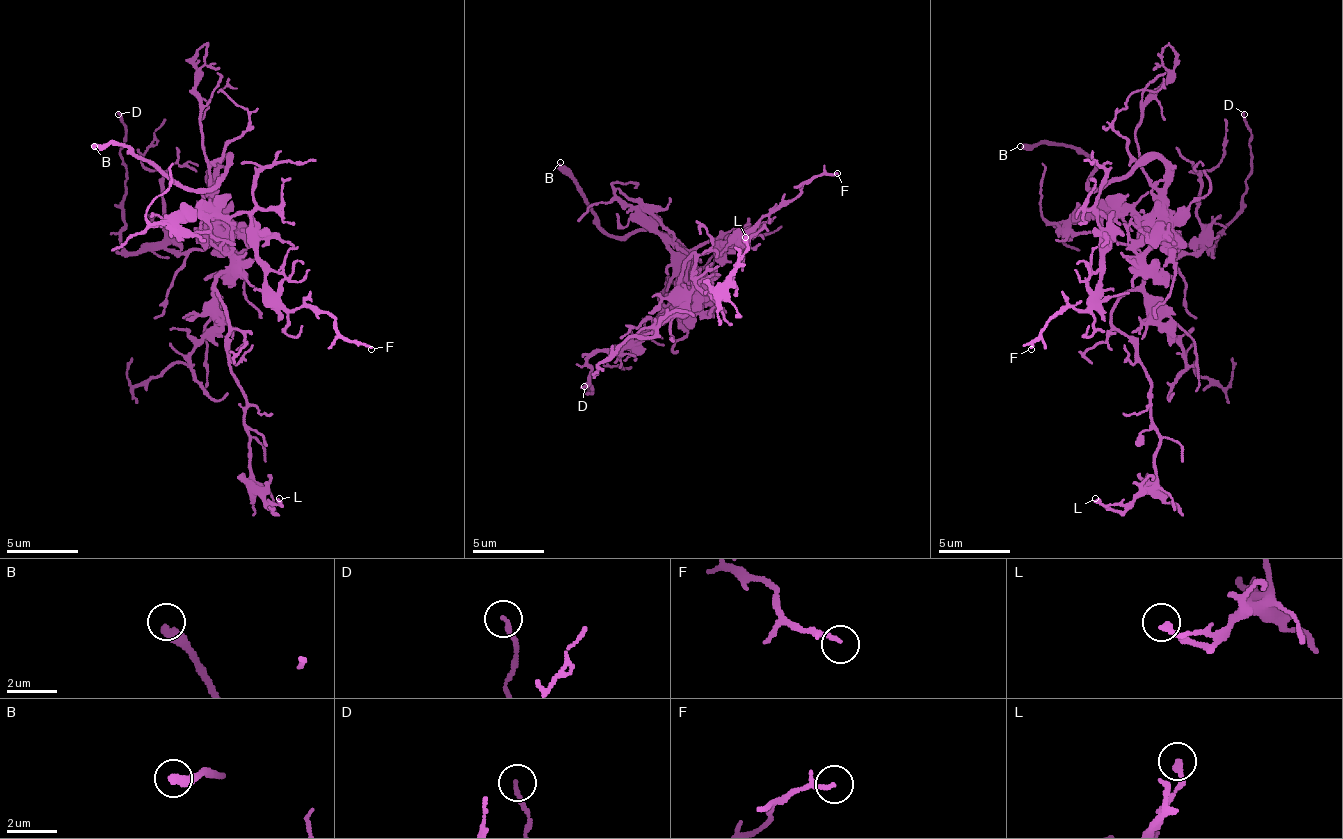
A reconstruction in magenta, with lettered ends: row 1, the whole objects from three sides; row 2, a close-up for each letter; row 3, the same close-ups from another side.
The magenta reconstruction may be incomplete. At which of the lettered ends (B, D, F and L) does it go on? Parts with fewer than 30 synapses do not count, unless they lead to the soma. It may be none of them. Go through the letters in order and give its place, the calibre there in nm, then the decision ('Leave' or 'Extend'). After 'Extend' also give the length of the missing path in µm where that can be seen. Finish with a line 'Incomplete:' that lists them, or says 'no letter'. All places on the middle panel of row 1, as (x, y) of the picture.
B: Place: (560, 162). Thickness 400 nm. Extend. Missing length about 90 µm
D: Place: (584, 386). Thickness 160 nm. Leave
F: Place: (837, 173). Thickness 110 nm. Leave
L: Place: (745, 237). Thickness 200 nm. Leave
Incomplete: B

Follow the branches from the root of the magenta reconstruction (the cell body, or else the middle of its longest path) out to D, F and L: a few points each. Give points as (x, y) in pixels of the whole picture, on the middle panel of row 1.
D: (695, 287), (638, 343), (595, 351), (588, 358), (592, 393), (584, 386)
F: (695, 287), (698, 247), (713, 240), (738, 240), (766, 215), (787, 205), (812, 176), (837, 173)
L: (695, 287), (681, 287), (691, 290), (695, 279), (716, 301), (745, 237)

